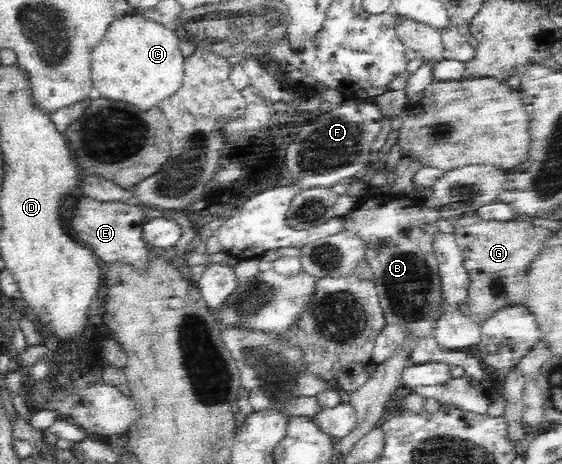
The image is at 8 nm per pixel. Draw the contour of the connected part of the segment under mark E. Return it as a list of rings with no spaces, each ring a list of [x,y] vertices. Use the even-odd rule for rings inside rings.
[[[80,195],[76,199],[75,216],[70,219],[68,227],[79,244],[88,246],[94,255],[104,263],[126,260],[134,266],[143,267],[147,255],[152,250],[143,239],[144,211],[141,206],[119,202],[99,201]]]

